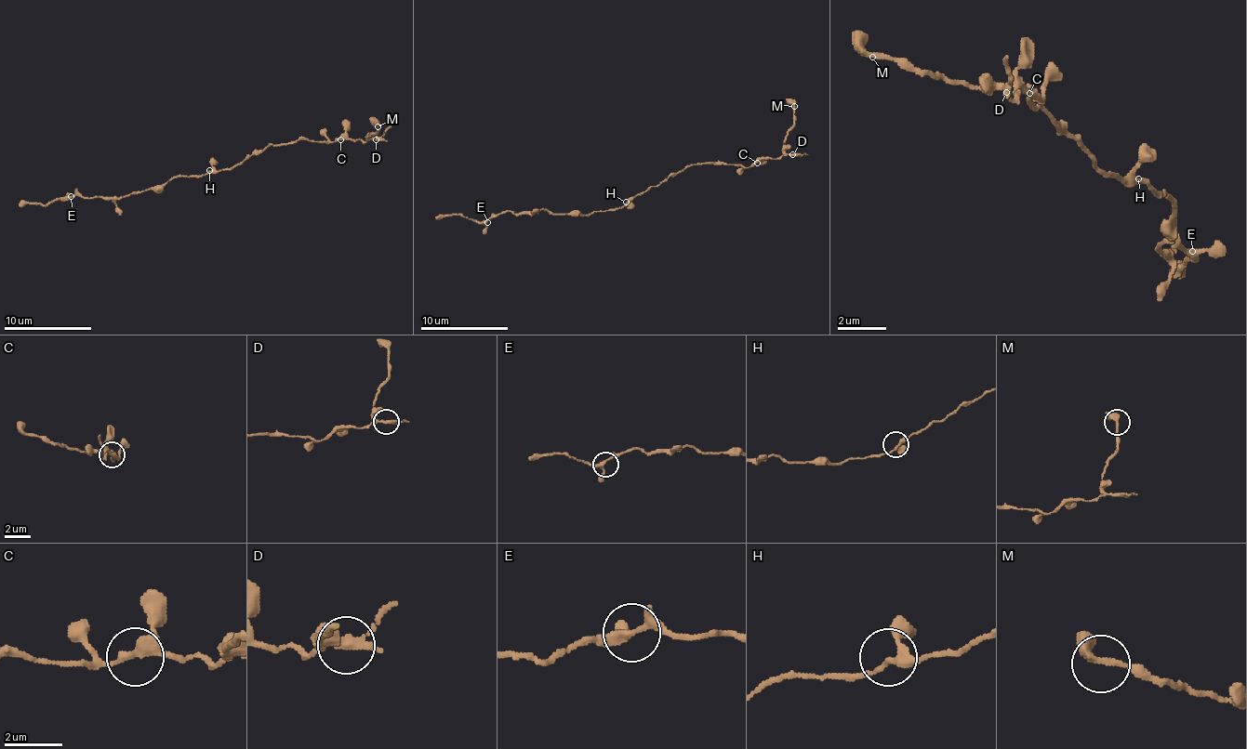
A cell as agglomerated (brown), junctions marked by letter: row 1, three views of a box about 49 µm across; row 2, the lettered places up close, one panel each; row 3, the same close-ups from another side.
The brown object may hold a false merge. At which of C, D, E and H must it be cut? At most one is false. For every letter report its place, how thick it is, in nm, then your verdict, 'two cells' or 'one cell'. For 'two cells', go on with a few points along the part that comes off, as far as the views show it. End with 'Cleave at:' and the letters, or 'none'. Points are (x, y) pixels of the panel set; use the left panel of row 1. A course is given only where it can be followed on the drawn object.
C: (340, 139) | 240 nm | one cell
D: (376, 139) | 200 nm | two cells | (375, 139), (368, 137), (378, 131), (378, 126), (368, 118)
E: (71, 196) | 220 nm | one cell
H: (209, 170) | 220 nm | one cell
Cleave at: D

